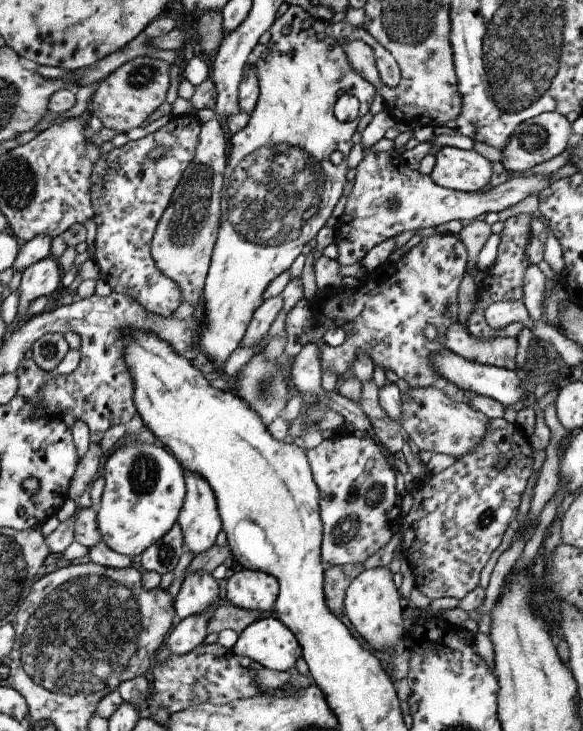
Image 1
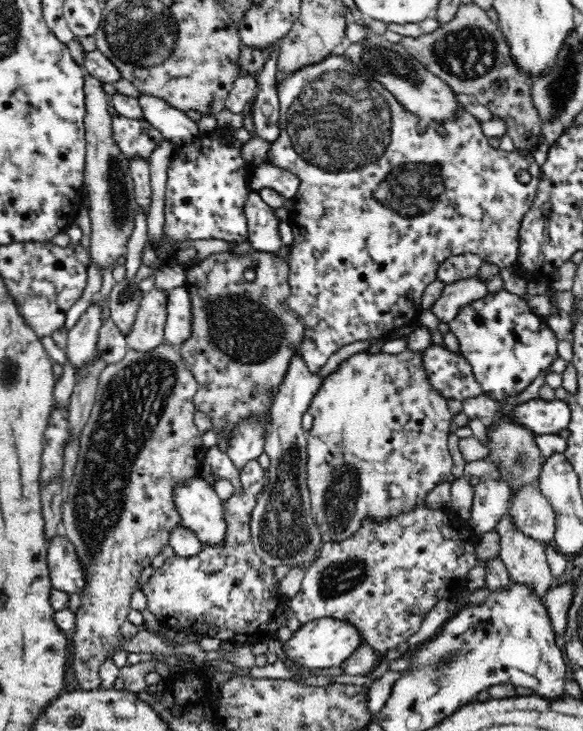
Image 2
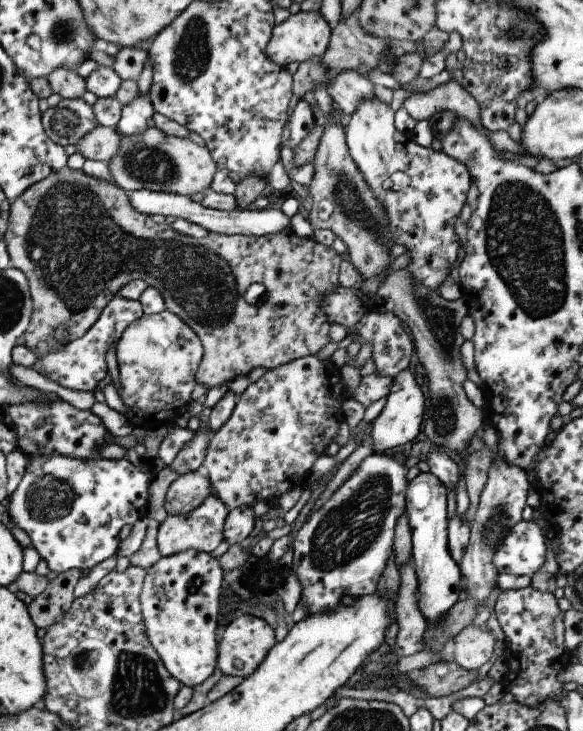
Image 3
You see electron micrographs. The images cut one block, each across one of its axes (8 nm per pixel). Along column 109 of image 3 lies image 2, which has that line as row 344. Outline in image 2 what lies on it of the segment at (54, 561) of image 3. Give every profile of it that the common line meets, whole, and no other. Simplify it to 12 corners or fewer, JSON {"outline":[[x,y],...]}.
{"outline":[[507,290],[449,322],[483,394],[522,395],[558,338]]}

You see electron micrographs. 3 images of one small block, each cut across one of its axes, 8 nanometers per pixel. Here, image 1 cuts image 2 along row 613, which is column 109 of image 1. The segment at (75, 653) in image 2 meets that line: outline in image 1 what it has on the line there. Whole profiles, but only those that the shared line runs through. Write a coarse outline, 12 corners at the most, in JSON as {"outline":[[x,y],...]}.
{"outline":[[138,56],[99,83],[91,114],[127,133],[164,104],[170,66]]}

